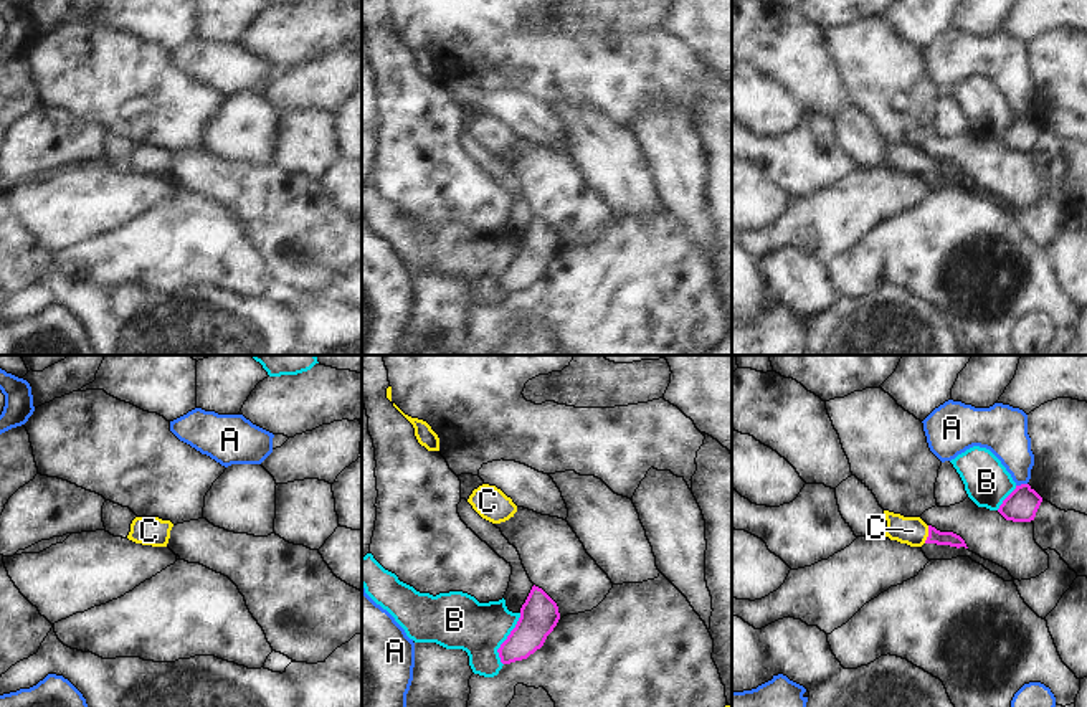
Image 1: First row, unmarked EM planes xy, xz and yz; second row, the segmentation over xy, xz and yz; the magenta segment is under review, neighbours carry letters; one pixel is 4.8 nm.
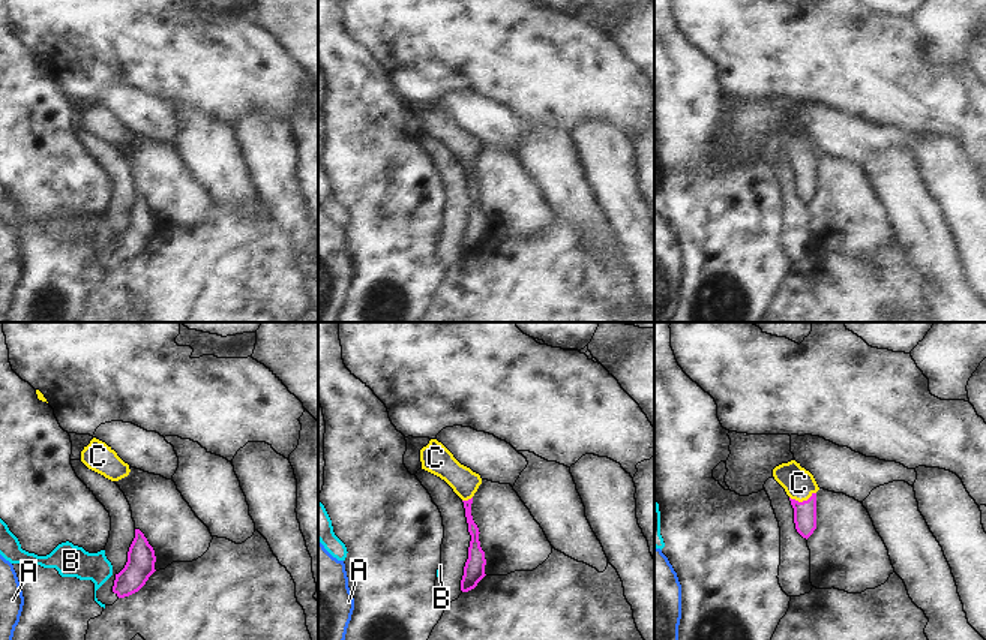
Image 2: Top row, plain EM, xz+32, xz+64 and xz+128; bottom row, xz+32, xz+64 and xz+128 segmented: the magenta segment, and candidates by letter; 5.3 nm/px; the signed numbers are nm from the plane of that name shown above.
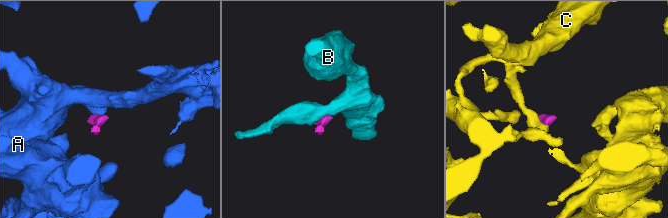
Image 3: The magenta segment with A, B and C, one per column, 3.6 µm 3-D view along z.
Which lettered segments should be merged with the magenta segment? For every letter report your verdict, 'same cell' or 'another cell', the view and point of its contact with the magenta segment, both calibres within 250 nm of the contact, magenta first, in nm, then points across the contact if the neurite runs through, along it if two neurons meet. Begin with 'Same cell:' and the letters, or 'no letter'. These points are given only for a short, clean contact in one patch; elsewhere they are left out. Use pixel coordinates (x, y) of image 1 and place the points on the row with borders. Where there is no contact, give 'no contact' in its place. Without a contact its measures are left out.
Same cell: C
A: another cell; meets magenta in yz at (1021, 484); 160 nm thick on the magenta side, 220 nm on the other; border along yz (1026, 483), (1016, 486)
B: another cell; meets magenta in xz at (506, 640); 190 nm thick on the magenta side, 280 nm on the other; border along xz (521, 613), (516, 626), (498, 650), (503, 664)
C: same cell; meets magenta in yz at (929, 534); 70 nm thick on the magenta side, 140 nm on the other; runs through yz (935, 536), (929, 534), (912, 531)

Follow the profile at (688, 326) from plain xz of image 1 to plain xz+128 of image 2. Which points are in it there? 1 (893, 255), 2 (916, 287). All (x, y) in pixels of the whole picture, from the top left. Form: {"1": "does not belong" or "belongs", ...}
{"1": "belongs", "2": "belongs"}

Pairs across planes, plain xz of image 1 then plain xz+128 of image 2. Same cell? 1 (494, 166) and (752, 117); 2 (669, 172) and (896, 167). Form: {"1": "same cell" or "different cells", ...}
{"1": "different cells", "2": "different cells"}

